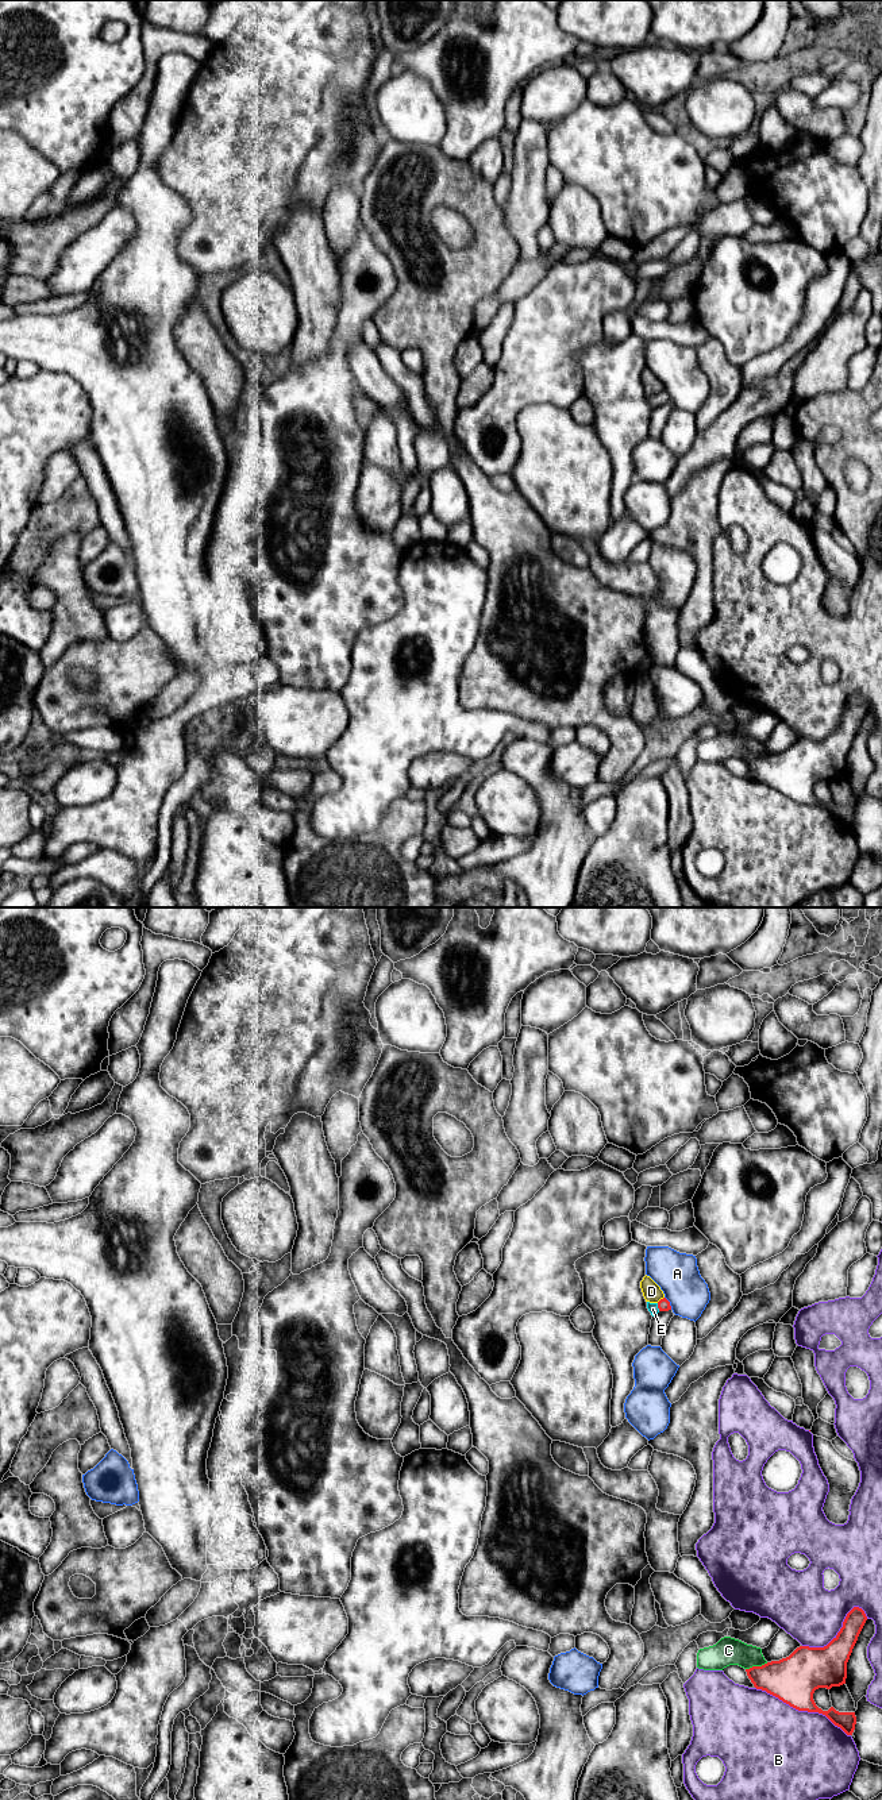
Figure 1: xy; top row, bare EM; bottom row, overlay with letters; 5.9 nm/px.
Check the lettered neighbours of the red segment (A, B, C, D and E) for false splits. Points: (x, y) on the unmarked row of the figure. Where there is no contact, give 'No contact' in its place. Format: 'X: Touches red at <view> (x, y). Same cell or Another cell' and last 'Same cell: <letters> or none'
A: Touches red at xy (669, 396). Another cell
B: Touches red at xy (802, 802). Another cell
C: Touches red at xy (757, 759). Another cell
D: Touches red at xy (661, 392). Another cell
E: Touches red at xy (658, 400). Same cell
Same cell: E

